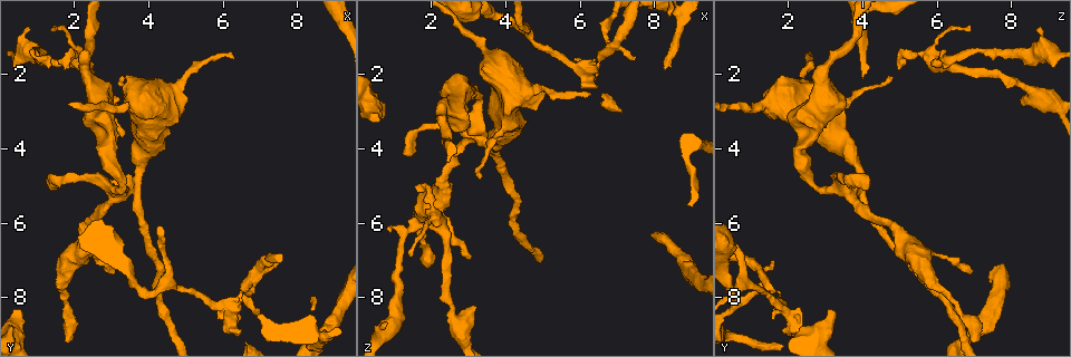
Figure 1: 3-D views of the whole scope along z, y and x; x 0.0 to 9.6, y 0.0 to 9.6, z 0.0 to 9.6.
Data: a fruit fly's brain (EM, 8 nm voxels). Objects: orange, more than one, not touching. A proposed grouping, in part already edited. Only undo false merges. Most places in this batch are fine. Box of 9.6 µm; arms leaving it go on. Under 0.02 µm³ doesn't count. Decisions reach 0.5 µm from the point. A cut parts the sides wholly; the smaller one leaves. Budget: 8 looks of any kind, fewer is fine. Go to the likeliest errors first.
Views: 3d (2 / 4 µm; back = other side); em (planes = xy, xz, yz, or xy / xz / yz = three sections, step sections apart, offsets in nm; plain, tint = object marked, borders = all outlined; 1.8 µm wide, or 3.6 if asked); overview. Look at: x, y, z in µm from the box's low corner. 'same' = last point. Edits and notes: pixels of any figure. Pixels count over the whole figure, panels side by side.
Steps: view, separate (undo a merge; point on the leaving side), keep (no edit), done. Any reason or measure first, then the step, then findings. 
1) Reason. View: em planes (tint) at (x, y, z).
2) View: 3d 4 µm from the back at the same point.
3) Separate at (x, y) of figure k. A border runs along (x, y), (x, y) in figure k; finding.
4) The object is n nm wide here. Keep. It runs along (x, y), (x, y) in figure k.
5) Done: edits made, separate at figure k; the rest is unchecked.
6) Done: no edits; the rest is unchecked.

Thin neck. View: em planes (tint) at (6.75, 7.60, 1.35).

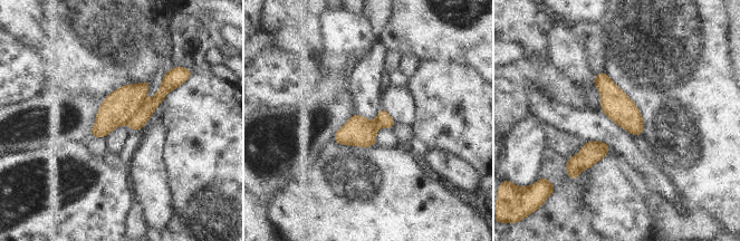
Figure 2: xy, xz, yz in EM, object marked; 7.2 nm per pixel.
Separate at (143, 114) of figure 2. Two cells meet here.

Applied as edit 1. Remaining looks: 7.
Arms part here. View: 3d 2 µm at (3.35, 5.20, 3.65).

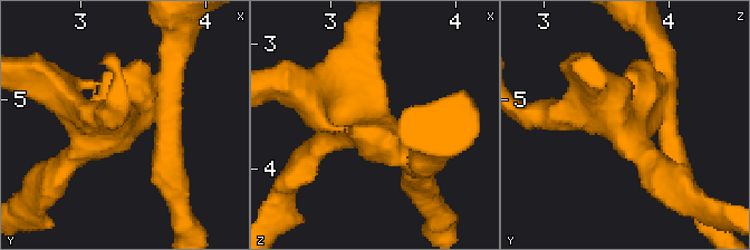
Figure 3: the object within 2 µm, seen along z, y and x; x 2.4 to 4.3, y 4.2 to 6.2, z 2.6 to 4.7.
4 arms meet here. View: em xz step 4 (tint) at (3.28, 5.16, 3.62).

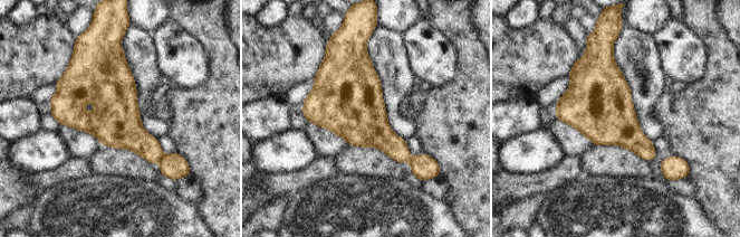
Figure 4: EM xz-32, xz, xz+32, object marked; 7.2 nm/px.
The object is 360 nm wide here. Separate at (134, 138) of figure 4. A border runs along (163, 157), (159, 162) in figure 4; two cells meet here.

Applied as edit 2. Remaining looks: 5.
View: overview.

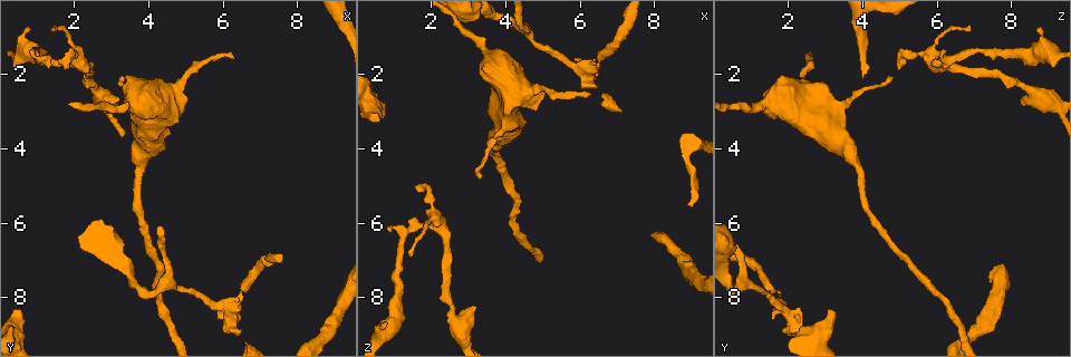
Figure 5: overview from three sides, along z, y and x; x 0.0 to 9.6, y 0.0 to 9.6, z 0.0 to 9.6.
Sharp bend. View: 3d 2 µm at (2.10, 1.65, 5.95).

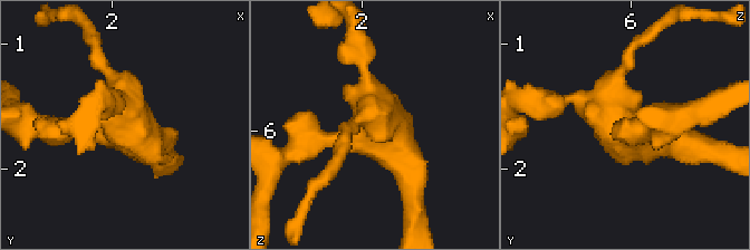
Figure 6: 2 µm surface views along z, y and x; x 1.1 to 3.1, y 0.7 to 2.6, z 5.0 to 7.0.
Shape alone is not enough. View: em planes (borders) at (2.10, 1.70, 5.98).

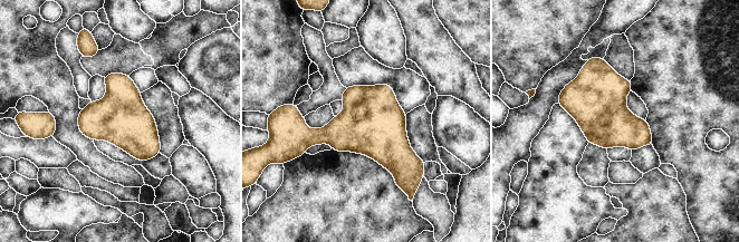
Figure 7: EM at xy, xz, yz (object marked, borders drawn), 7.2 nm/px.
The object is 380 nm wide here. Keep. All the same cell.

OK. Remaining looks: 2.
Done: edits made, separate at figure 2, separate at figure 4; the rest is unchecked.

